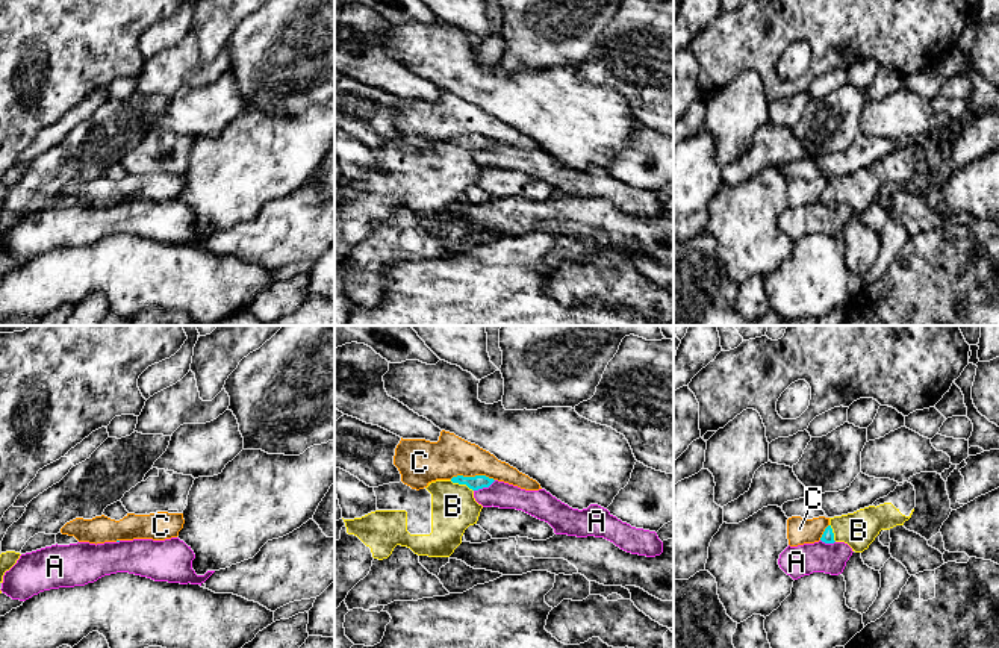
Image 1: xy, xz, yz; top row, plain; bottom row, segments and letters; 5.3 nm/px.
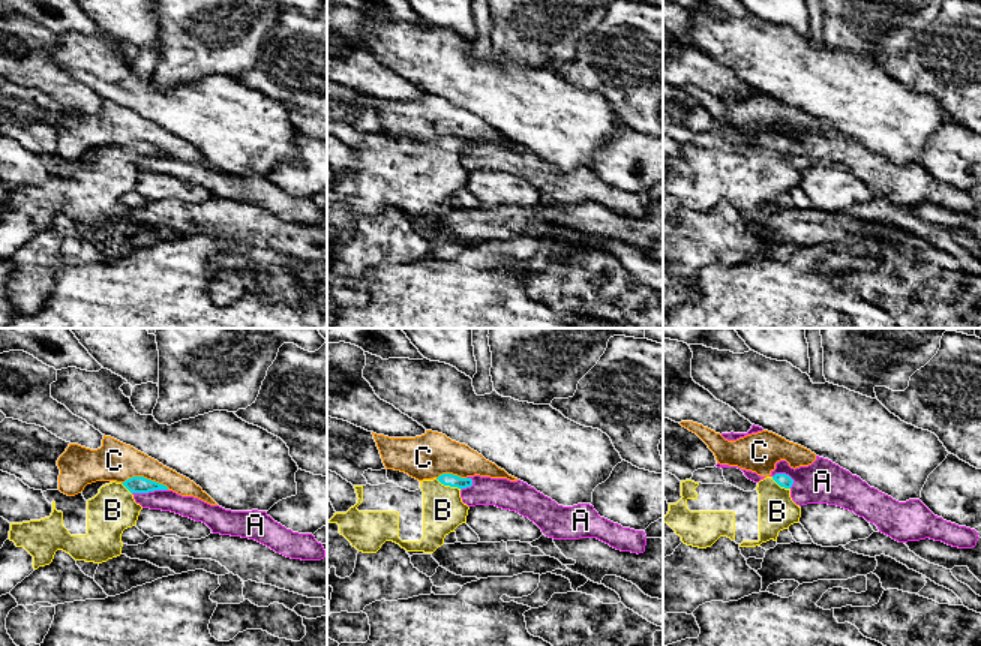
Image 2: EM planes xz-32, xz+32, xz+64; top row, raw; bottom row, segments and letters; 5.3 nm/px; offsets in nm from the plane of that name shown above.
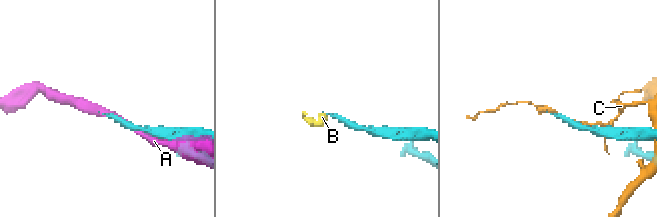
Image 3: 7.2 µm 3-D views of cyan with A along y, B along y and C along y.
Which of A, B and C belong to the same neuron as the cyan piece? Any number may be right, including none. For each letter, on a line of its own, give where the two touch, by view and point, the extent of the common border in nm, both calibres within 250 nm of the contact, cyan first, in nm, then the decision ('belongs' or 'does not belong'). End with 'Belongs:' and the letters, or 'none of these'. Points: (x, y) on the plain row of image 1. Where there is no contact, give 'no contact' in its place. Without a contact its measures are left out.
A: contact xz (485, 147); length 130 nm; calibres 80 and 140 nm; does not belong
B: contact xz (462, 144); length 140 nm; calibres 80 and 240 nm; belongs
C: contact xz (473, 138); length 240 nm; calibres 80 and 220 nm; does not belong
Belongs: B

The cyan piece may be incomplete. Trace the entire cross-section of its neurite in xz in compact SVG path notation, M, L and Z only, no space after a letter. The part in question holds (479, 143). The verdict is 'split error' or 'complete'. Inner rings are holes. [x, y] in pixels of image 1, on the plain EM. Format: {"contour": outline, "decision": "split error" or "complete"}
{"contour": "M457 136L431 142L419 151L403 142L374 148L377 171L362 179L344 180L341 200L335 203L335 273L348 253L369 235L372 221L387 220L397 206L407 207L418 217L450 218L462 204L465 191L477 185L483 170L474 153L493 142L486 136Z", "decision": "split error"}

